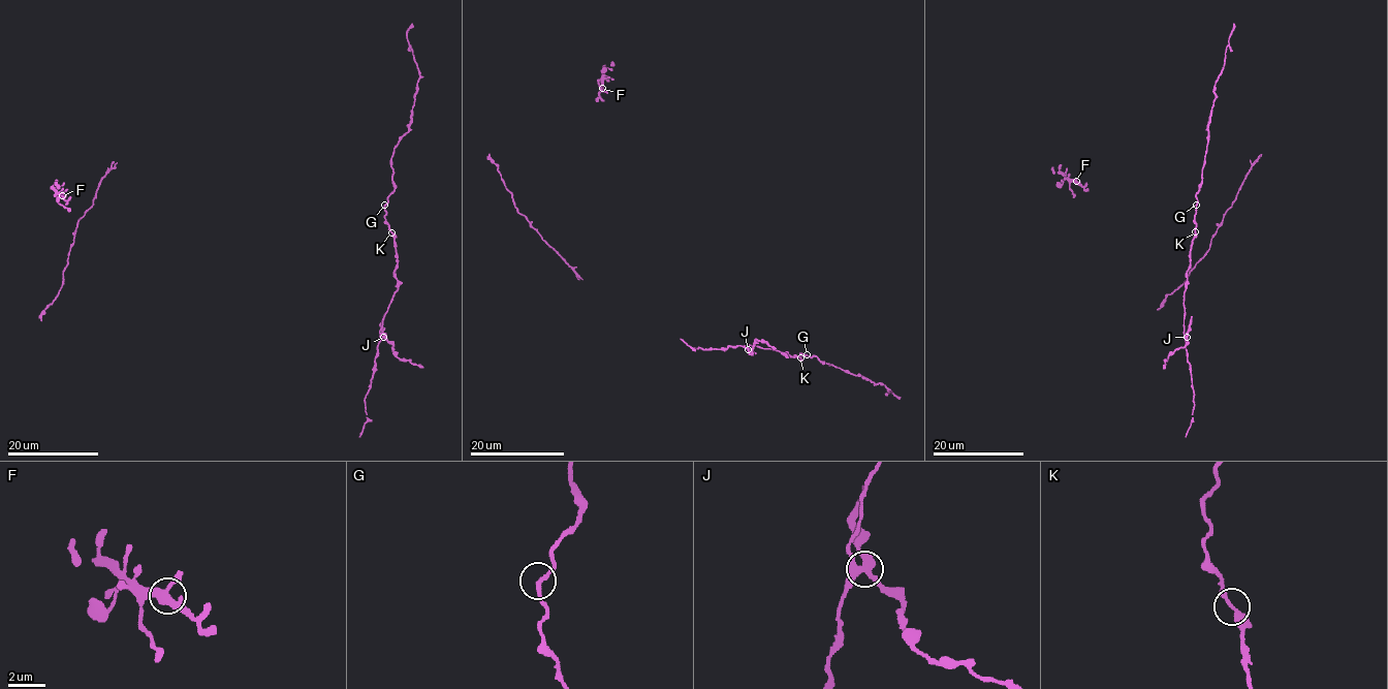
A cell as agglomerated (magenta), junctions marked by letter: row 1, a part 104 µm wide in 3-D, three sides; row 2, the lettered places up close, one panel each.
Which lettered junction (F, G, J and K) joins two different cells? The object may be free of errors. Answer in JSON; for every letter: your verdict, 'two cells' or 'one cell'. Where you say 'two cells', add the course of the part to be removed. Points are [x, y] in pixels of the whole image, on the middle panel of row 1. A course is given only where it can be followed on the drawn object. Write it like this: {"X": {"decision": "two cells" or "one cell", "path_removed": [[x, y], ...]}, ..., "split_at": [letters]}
{"F": {"decision": "one cell"}, "G": {"decision": "one cell"}, "J": {"decision": "two cells", "path_removed": [[748, 348], [752, 352], [756, 340], [765, 341], [776, 349]]}, "K": {"decision": "one cell"}, "split_at": ["J"]}

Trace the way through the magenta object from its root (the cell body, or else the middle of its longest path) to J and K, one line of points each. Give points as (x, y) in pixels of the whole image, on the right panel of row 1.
J: (1196, 205), (1196, 228), (1184, 301), (1186, 337)
K: (1196, 205), (1195, 232)

